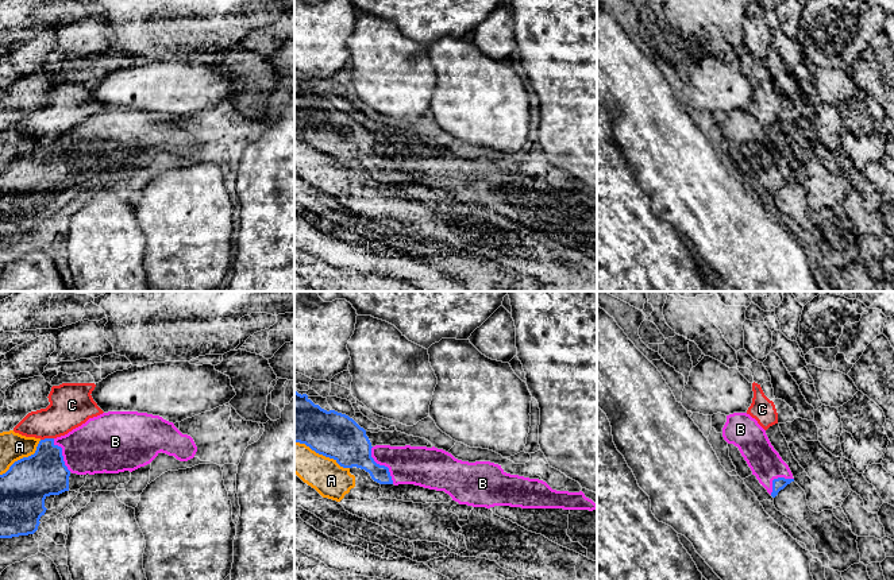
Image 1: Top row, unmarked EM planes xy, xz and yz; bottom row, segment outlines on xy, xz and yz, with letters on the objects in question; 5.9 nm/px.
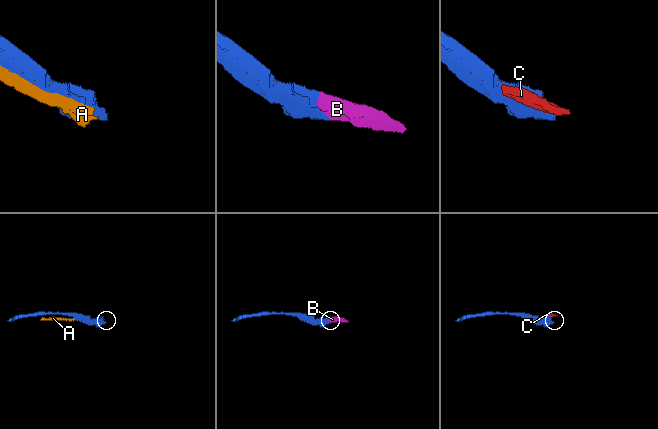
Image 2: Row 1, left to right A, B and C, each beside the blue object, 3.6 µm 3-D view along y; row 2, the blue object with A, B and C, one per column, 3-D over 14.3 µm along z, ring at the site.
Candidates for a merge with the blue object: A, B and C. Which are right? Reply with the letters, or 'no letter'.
B

